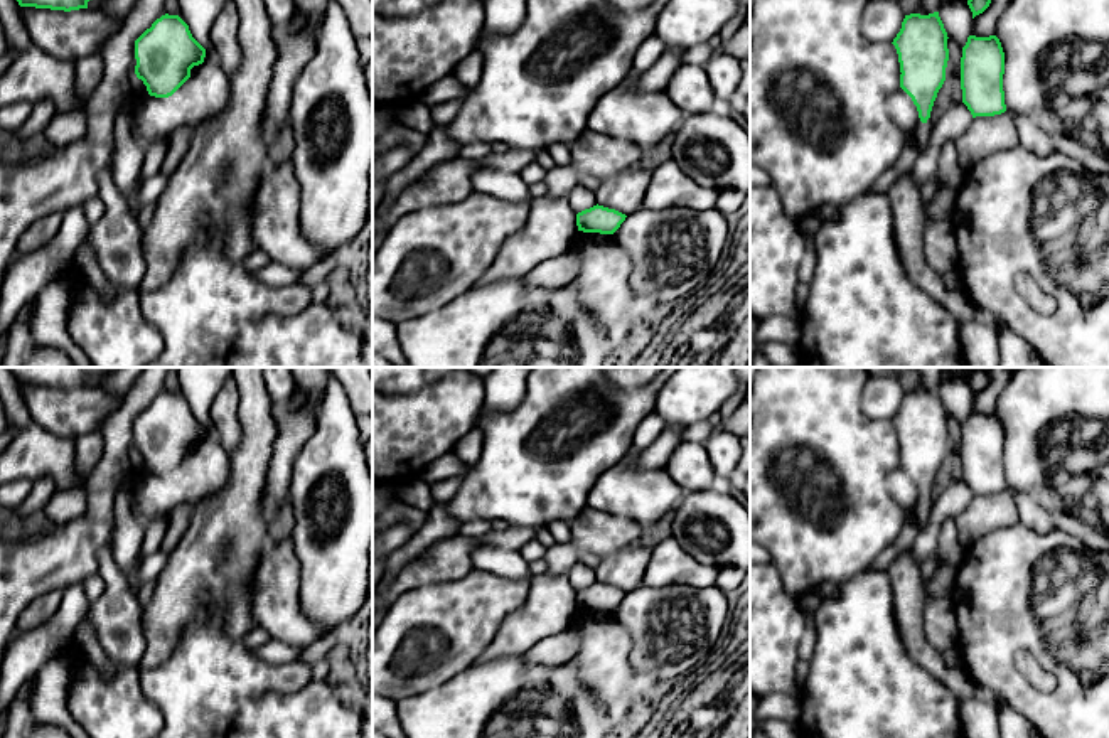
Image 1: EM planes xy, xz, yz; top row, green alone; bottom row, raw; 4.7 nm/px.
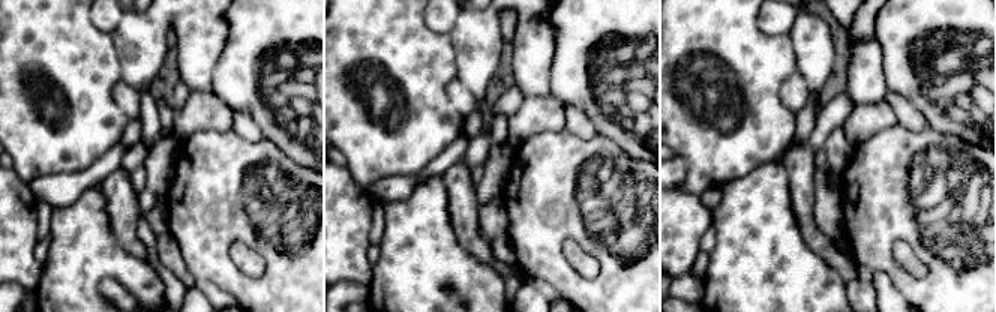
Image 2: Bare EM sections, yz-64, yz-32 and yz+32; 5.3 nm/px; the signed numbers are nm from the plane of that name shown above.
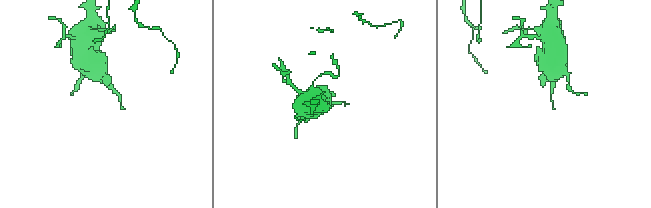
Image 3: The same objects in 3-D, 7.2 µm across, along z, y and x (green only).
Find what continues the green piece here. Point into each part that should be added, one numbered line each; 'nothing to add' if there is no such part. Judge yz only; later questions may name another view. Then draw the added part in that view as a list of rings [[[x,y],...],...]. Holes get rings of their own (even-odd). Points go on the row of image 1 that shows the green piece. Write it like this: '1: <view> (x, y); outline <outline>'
1: yz (922, 132); outline [[[930,118],[925,123],[919,120],[917,128],[915,128],[919,153],[927,147],[932,126],[934,126],[934,121]]]

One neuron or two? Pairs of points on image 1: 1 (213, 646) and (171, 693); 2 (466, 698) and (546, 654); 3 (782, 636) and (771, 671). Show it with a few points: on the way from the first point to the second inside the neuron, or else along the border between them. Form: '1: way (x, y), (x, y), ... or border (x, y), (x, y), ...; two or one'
1: way (206, 657), (182, 681); one
2: border (523, 654), (533, 664), (560, 666), (567, 663); two
3: way (774, 644), (771, 647), (771, 663); one

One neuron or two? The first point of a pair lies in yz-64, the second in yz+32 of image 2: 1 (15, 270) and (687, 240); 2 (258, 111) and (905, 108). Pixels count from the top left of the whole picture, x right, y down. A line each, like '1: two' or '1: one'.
1: one
2: two

